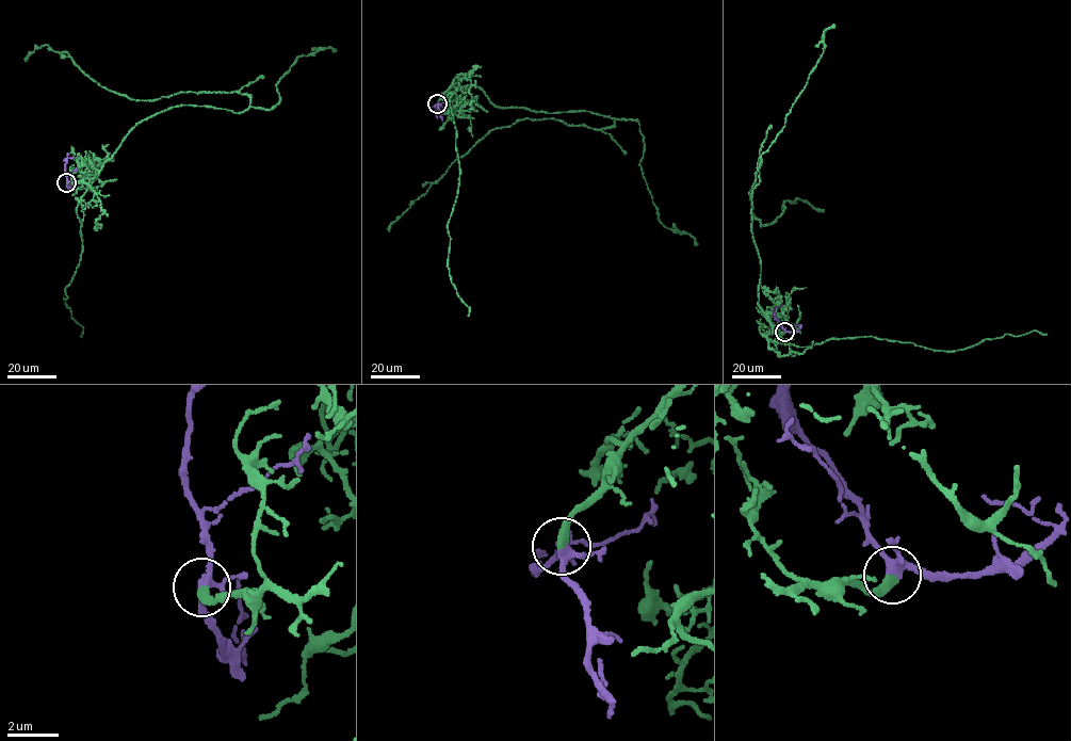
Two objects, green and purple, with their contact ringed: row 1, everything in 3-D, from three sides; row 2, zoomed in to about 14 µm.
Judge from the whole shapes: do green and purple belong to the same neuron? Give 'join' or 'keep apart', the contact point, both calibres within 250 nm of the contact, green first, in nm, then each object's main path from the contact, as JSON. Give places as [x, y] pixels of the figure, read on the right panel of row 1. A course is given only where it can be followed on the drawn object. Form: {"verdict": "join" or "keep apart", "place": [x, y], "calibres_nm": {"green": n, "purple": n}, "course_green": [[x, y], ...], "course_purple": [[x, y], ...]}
{"verdict": "join", "place": [784, 332], "calibres_nm": {"green": 360, "purple": 280}, "course_green": [[784, 332], [762, 334], [774, 329], [751, 232], [759, 159], [748, 194], [761, 226], [788, 200], [824, 211]], "course_purple": [[785, 332], [775, 312], [782, 304]]}

